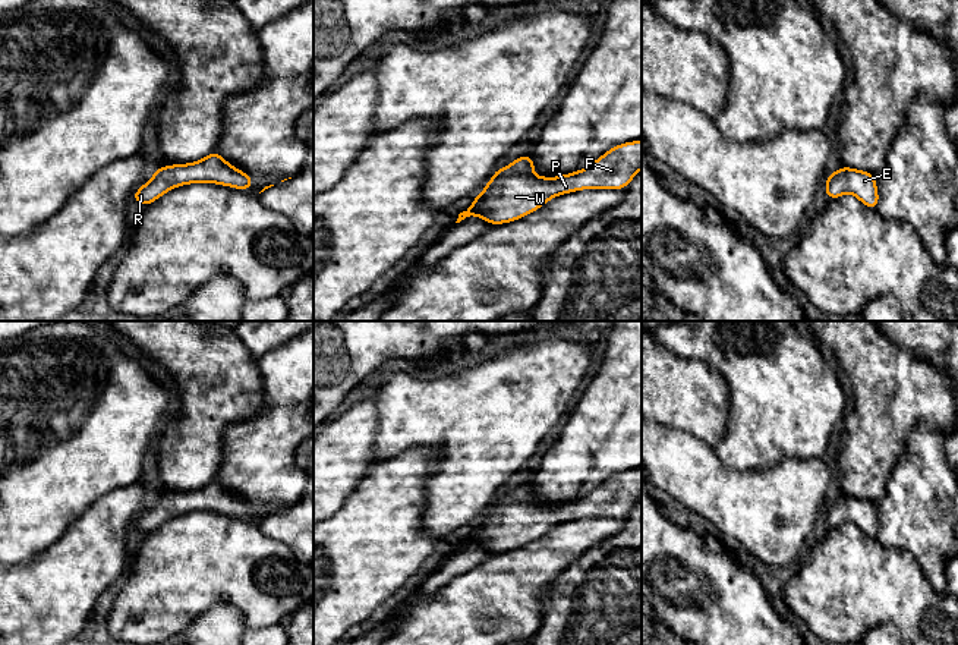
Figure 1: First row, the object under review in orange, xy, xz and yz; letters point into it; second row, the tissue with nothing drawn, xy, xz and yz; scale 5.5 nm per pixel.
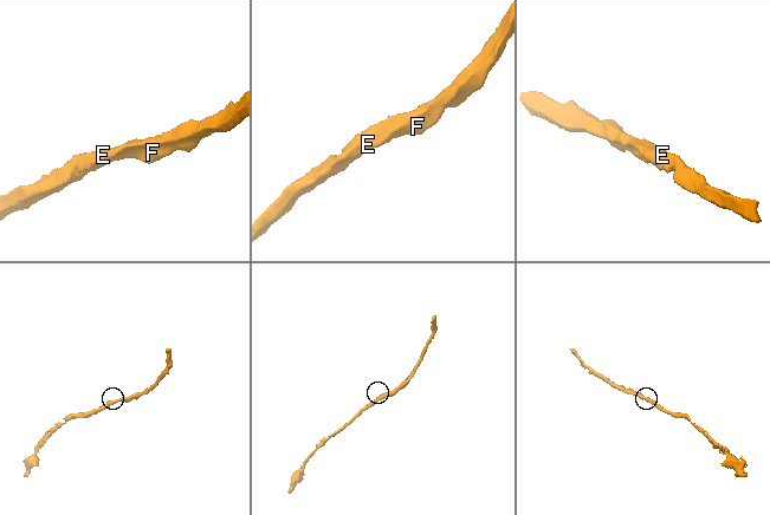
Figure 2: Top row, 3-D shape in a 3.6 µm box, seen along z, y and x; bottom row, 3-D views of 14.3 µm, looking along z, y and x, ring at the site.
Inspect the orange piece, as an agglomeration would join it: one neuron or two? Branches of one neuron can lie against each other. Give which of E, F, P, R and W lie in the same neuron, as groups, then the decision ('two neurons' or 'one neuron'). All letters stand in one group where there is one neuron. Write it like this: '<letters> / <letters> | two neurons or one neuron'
E F P R W | one neuron

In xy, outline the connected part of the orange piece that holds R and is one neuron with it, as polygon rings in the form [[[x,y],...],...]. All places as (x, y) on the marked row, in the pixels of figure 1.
[[[214,151],[195,163],[157,167],[155,174],[141,186],[130,199],[149,205],[171,188],[196,182],[217,183],[249,191],[253,177],[233,167],[217,151]]]

